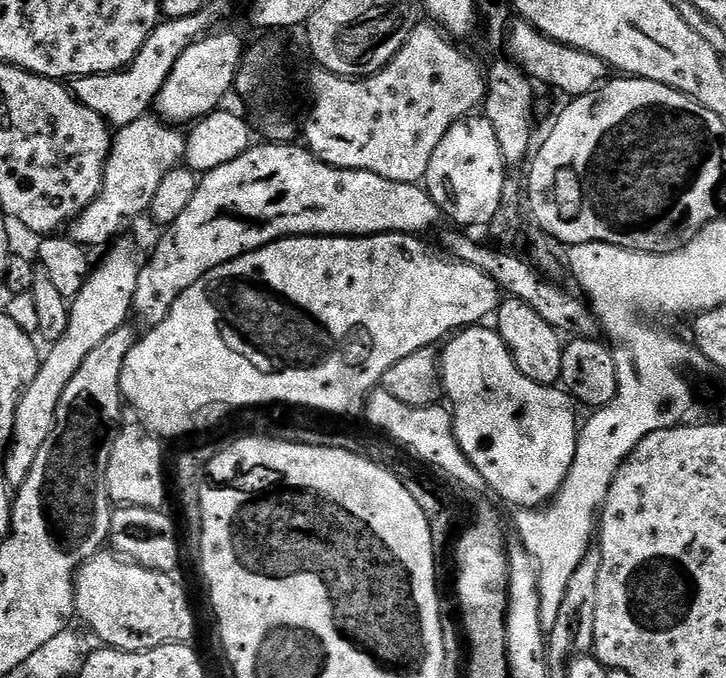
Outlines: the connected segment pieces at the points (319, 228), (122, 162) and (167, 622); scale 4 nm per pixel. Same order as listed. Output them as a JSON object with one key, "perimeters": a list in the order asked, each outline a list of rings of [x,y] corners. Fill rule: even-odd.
{"perimeters":[[[[300,142],[263,143],[264,144],[253,143],[242,155],[238,158],[234,158],[234,162],[226,162],[226,166],[218,166],[214,170],[203,173],[203,175],[199,177],[200,185],[198,186],[198,190],[194,190],[194,198],[190,198],[186,210],[182,210],[182,214],[178,214],[178,218],[174,223],[167,225],[167,227],[161,231],[164,233],[161,234],[160,241],[157,242],[156,249],[152,252],[152,257],[150,257],[149,260],[147,257],[147,259],[141,263],[140,273],[138,274],[138,290],[134,290],[132,310],[135,319],[140,319],[141,322],[144,323],[144,326],[162,323],[166,318],[166,314],[170,314],[174,302],[178,302],[180,295],[186,290],[190,290],[190,286],[194,286],[194,282],[198,282],[198,278],[210,274],[210,270],[214,270],[218,266],[222,266],[242,254],[250,254],[262,246],[272,244],[275,240],[285,240],[287,236],[377,236],[378,234],[386,234],[387,232],[425,234],[424,232],[430,231],[439,220],[442,220],[440,207],[434,202],[434,198],[430,198],[428,189],[420,184],[390,182],[390,178],[382,178],[382,174],[370,174],[370,170],[335,168],[326,162],[322,162],[308,147]]],[[[155,114],[138,118],[138,122],[130,122],[130,126],[115,129],[102,178],[102,190],[98,198],[94,198],[94,202],[72,221],[71,240],[93,249],[111,245],[131,220],[138,219],[143,212],[145,215],[151,209],[162,178],[166,178],[166,174],[183,161],[185,150],[185,133]]],[[[104,550],[90,557],[76,573],[76,616],[84,619],[87,631],[93,632],[104,646],[123,652],[149,652],[167,644],[188,644],[196,632],[196,620],[188,605],[188,596],[178,581],[166,572],[146,570],[129,564],[111,551]]]]}

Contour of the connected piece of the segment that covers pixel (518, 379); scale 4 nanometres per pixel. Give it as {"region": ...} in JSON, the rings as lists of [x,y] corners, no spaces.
{"region":[[[495,327],[465,328],[443,348],[442,392],[446,400],[448,396],[458,446],[462,446],[466,458],[482,474],[485,485],[513,504],[513,509],[547,504],[562,486],[576,457],[578,420],[576,424],[572,397],[563,387],[530,382],[514,366],[514,358]]]}

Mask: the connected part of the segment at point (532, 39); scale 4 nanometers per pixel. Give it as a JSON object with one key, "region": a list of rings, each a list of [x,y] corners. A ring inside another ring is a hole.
{"region":[[[523,18],[517,19],[517,21],[517,24],[513,28],[511,25],[506,32],[506,45],[508,44],[509,52],[507,55],[510,57],[511,63],[517,64],[526,75],[532,77],[537,85],[549,84],[550,87],[565,92],[565,97],[575,98],[590,94],[605,83],[610,69],[602,62],[602,58],[598,58],[586,50],[566,46],[562,42],[542,34],[533,24],[529,24]]]}

